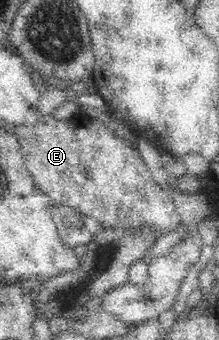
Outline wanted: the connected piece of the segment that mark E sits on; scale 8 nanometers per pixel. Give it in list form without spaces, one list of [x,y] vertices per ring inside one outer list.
[[[78,113],[68,120],[54,119],[41,115],[33,124],[16,126],[25,165],[37,189],[49,197],[56,206],[67,206],[80,211],[87,217],[97,219],[104,228],[137,228],[139,225],[155,228],[178,229],[182,219],[175,209],[169,194],[160,182],[154,180],[142,159],[139,150],[126,140],[120,139],[103,122]]]

